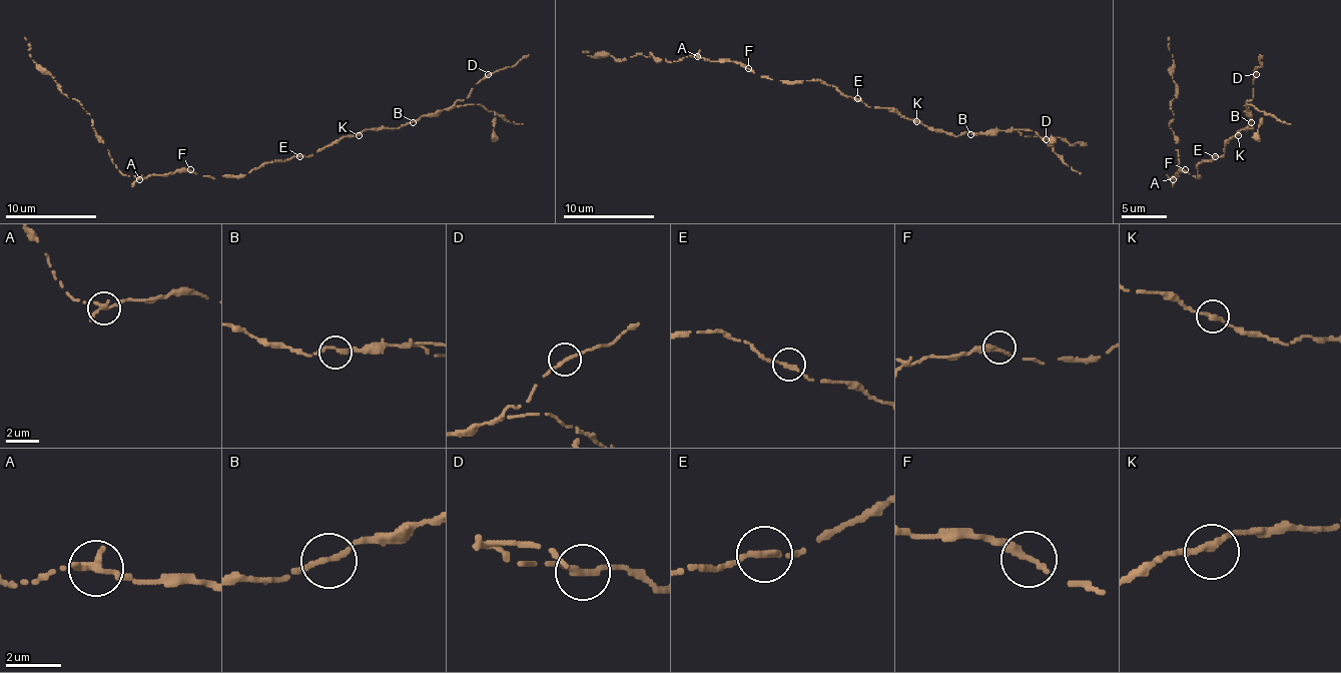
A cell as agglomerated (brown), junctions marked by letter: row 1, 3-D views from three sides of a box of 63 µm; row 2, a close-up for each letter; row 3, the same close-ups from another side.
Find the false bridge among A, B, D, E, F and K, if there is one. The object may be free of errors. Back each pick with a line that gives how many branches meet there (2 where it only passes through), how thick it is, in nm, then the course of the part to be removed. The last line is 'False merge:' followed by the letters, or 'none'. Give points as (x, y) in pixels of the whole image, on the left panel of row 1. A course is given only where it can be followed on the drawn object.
A: 1 | 360 nm | (140, 178), (124, 174), (113, 163), (92, 126), (90, 115), (79, 101), (67, 97), (35, 63), (24, 38)
False merge: A

